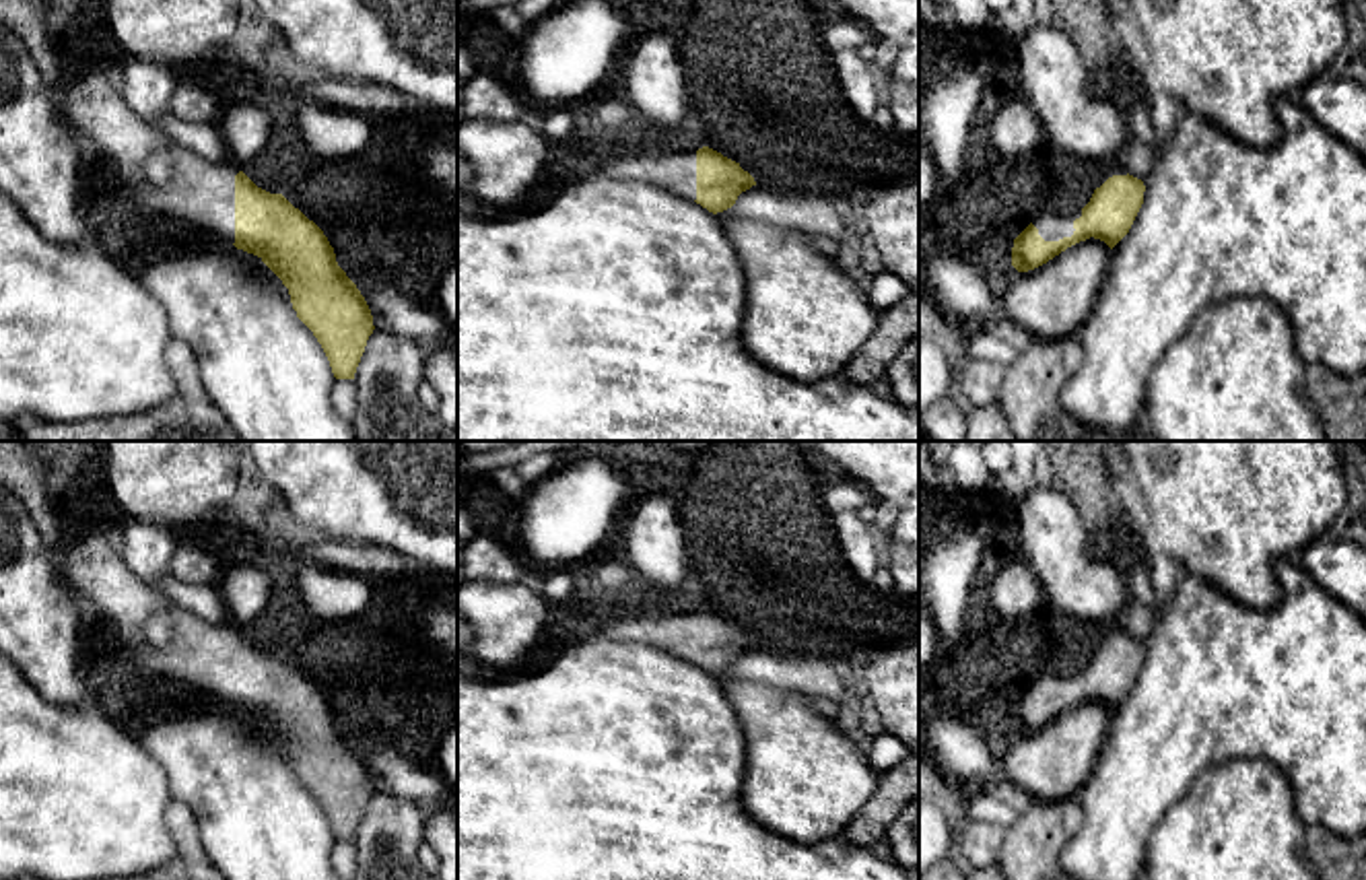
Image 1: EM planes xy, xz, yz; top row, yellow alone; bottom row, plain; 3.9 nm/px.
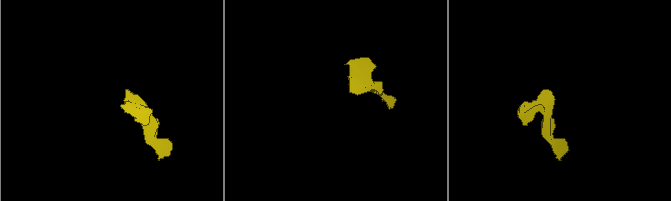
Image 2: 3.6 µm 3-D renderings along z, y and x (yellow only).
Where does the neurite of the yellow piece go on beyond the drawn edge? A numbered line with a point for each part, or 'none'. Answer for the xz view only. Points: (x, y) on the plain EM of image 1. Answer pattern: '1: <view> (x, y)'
1: xz (676, 633)

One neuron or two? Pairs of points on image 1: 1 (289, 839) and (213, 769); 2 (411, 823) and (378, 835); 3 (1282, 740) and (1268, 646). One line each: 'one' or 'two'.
1: one
2: one
3: one

